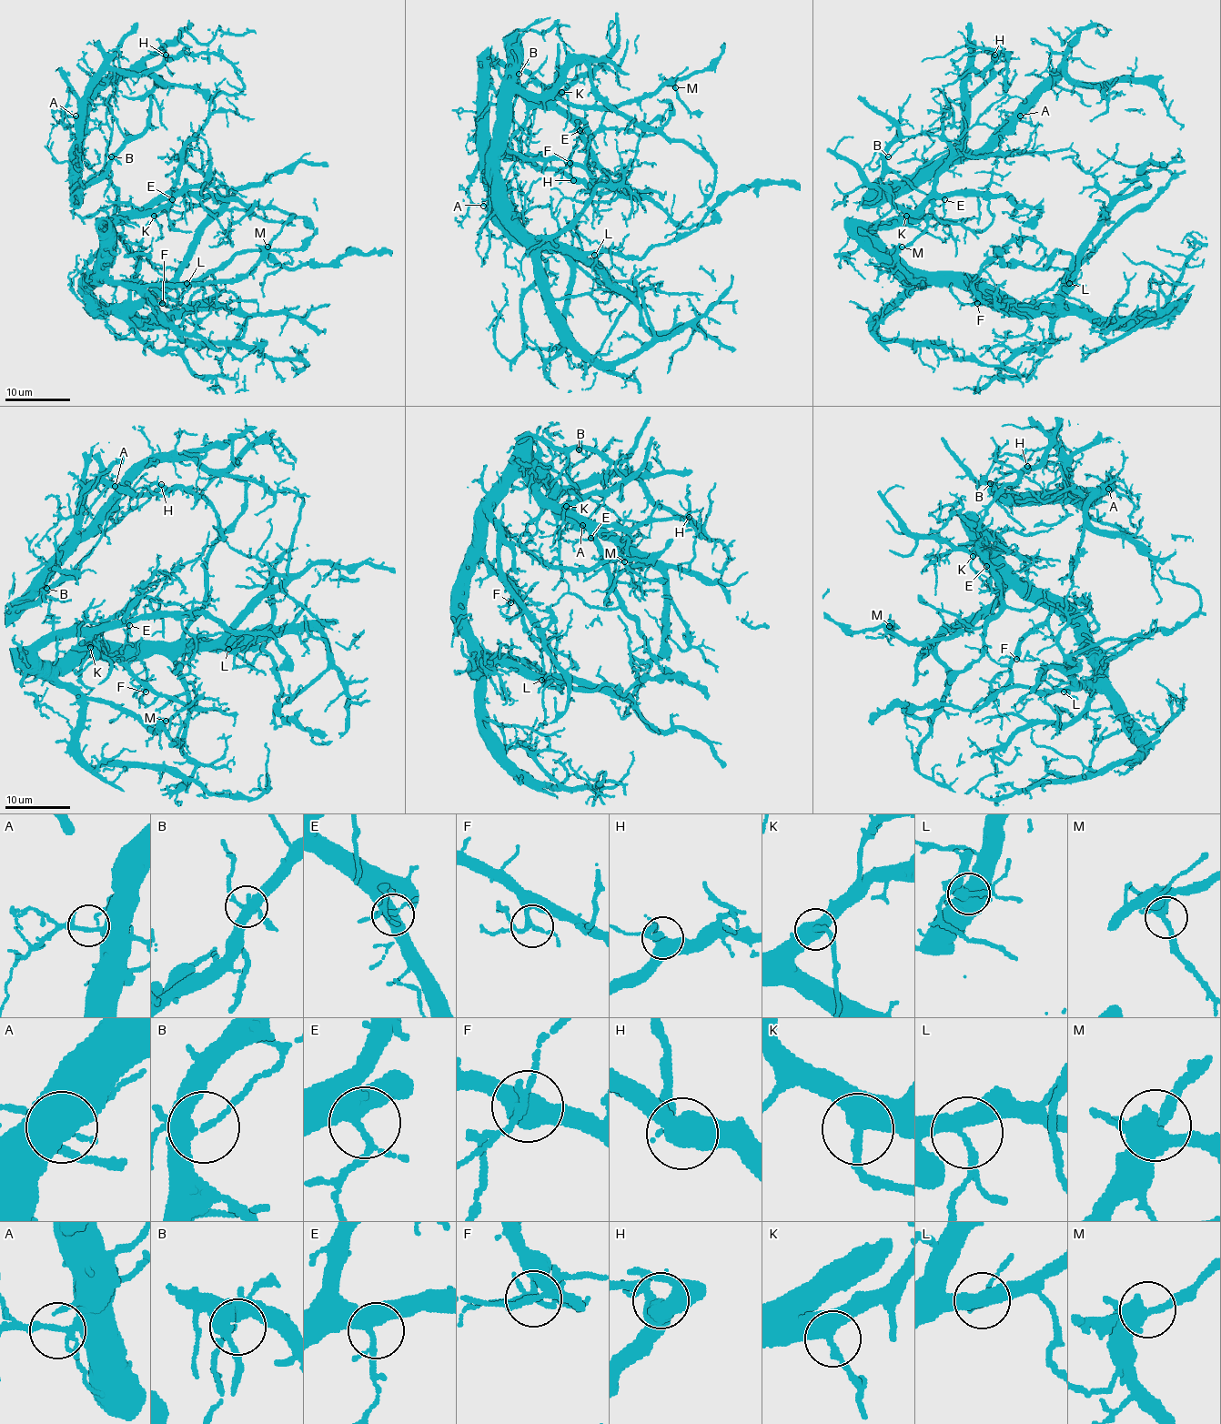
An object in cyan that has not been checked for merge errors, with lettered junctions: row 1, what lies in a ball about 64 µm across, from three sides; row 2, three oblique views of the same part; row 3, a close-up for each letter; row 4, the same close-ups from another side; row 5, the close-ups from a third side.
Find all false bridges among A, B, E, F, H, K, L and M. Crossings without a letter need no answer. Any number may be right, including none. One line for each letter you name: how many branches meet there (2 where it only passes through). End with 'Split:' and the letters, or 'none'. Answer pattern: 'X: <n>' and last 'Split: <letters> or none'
Split: none

